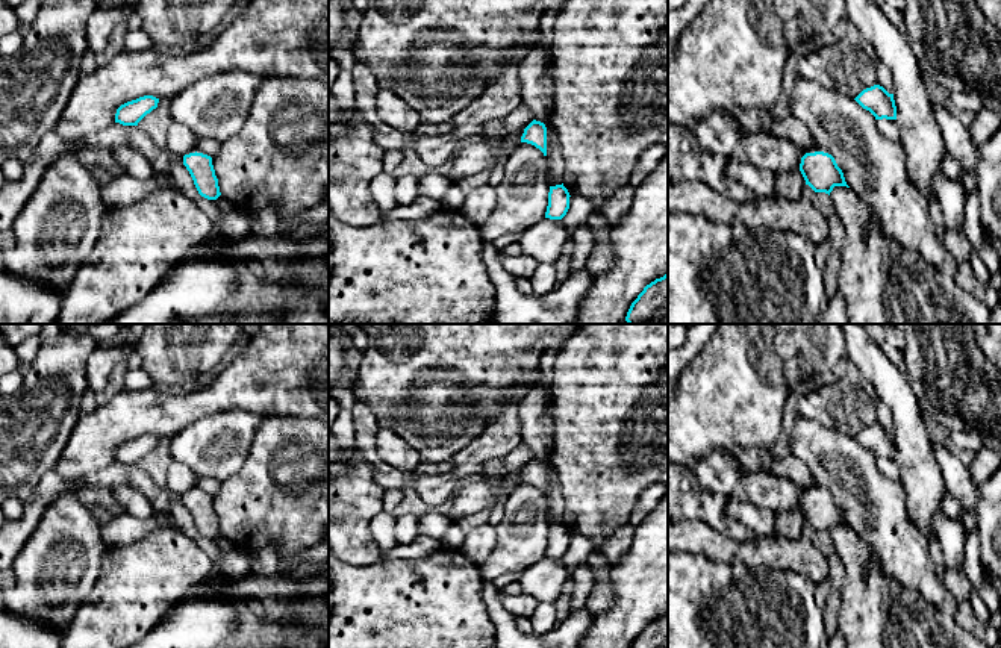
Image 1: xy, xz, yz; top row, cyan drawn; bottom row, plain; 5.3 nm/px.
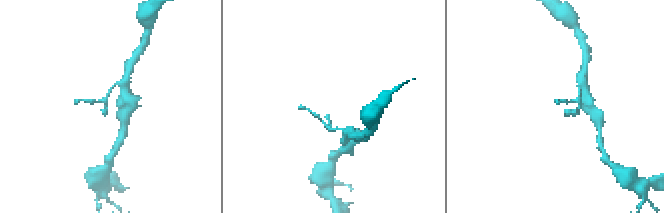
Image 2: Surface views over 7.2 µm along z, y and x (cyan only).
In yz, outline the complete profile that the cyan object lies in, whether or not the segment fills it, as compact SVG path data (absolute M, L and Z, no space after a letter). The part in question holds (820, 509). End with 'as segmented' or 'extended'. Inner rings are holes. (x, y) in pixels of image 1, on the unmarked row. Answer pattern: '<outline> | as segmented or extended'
M824 491L806 492L801 497L800 510L815 531L825 531L830 534L834 525L847 525L842 509L837 506L834 497Z | as segmented

